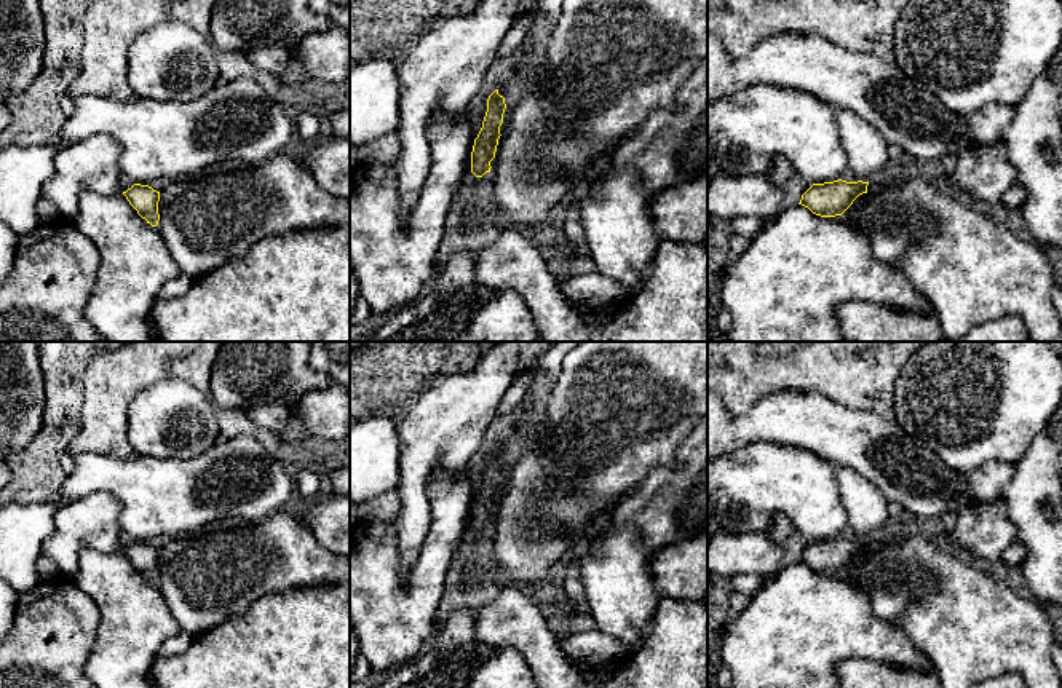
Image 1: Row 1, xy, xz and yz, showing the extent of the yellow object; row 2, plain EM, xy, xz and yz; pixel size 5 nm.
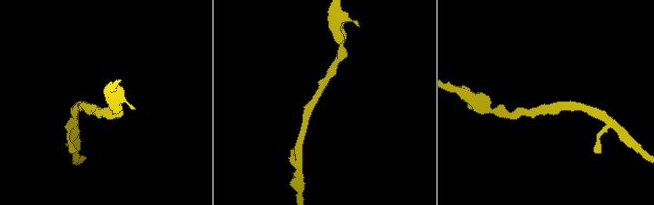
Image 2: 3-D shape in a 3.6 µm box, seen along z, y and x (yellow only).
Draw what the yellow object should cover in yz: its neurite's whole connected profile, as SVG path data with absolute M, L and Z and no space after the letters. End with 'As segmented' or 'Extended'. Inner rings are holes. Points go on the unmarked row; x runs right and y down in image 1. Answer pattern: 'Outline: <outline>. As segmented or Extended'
Outline: M834 538L824 541L813 541L803 552L798 562L808 565L813 571L821 575L842 573L853 559L867 551L869 540L846 540Z. As segmented

